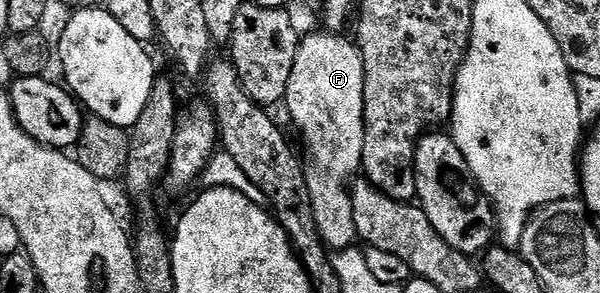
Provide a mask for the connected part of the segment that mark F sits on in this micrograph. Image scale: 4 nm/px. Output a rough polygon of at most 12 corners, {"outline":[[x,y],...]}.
{"outline":[[346,35],[299,40],[284,109],[314,160],[327,250],[358,241],[364,59]]}

